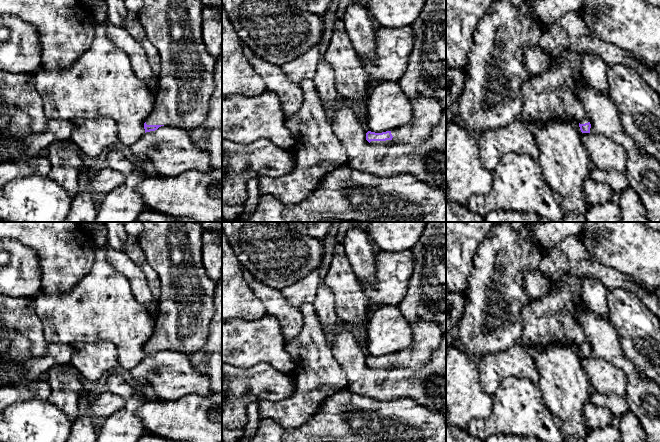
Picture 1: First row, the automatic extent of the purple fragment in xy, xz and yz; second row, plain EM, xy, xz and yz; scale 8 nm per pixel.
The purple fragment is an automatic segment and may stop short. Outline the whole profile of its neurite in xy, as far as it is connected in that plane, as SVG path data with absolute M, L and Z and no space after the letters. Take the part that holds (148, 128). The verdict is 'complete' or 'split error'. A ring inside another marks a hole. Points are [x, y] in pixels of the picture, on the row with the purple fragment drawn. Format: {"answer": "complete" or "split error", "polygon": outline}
{"answer": "split error", "polygon": "M143 0L143 7L137 13L147 39L157 49L161 59L161 70L157 77L155 107L144 123L145 133L161 126L180 127L193 130L207 118L210 98L215 90L214 70L217 60L206 50L201 33L201 12L204 9L199 0Z"}

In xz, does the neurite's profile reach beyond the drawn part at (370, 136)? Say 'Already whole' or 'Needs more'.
Needs more

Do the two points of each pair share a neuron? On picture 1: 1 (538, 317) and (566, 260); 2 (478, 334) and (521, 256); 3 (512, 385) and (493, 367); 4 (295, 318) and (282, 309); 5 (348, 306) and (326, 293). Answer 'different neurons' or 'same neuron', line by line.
1: same neuron
2: same neuron
3: different neurons
4: same neuron
5: different neurons

